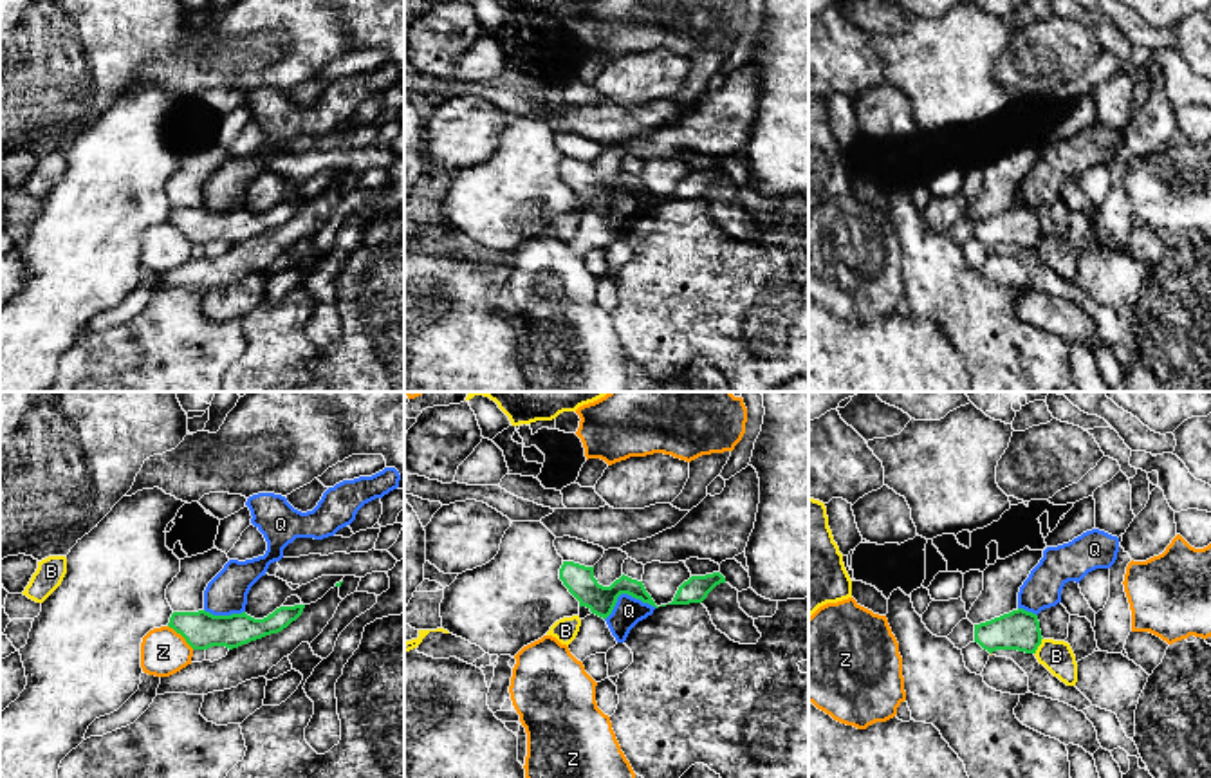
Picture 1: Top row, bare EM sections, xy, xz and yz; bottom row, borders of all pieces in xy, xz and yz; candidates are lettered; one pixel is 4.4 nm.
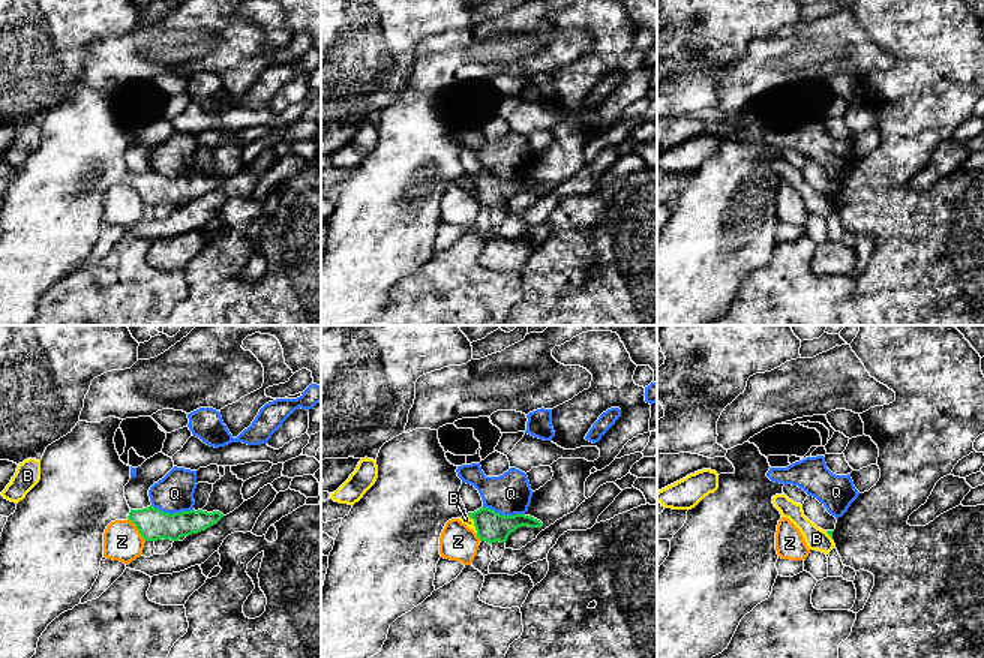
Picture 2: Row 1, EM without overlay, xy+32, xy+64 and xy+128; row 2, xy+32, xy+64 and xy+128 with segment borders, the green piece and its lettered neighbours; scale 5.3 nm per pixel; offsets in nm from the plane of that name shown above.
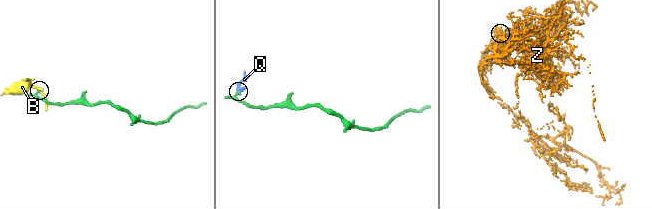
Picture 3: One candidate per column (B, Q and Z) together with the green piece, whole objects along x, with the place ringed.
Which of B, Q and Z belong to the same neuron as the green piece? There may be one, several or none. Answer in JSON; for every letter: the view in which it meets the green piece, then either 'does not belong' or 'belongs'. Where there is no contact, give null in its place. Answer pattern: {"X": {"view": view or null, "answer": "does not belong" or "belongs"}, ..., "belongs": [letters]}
{"B": {"view": "yz", "answer": "does not belong"}, "Q": {"view": "xz", "answer": "does not belong"}, "Z": {"view": "xy", "answer": "does not belong"}, "belongs": []}

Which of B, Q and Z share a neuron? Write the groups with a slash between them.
B / Q / Z

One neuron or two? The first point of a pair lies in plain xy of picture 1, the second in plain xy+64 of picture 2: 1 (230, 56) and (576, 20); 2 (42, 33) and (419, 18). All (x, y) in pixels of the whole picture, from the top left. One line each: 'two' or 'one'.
1: two
2: one

